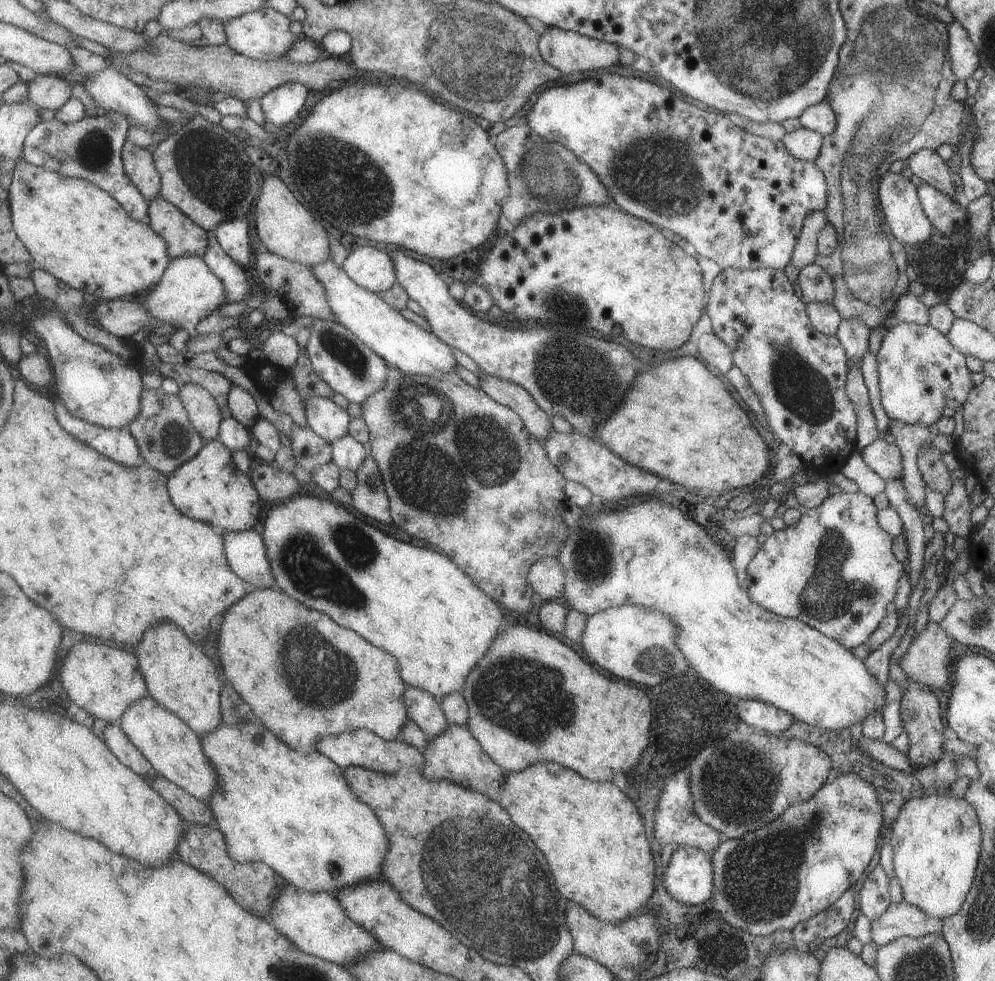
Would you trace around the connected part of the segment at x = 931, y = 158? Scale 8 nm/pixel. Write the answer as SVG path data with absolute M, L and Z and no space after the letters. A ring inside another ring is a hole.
M917 150L905 162L911 174L917 176L921 182L927 183L935 190L943 192L945 196L953 198L955 185L950 178L952 172L935 150Z

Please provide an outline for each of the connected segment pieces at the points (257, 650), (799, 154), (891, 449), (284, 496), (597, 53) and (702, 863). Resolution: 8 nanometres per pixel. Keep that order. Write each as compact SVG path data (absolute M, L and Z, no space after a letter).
M280 588L250 589L245 598L241 598L231 608L224 613L225 622L221 626L221 656L219 660L223 670L225 670L225 678L228 679L235 687L235 690L243 697L246 703L253 706L255 714L263 720L263 724L274 732L285 744L293 746L299 751L311 751L325 736L339 736L343 732L355 732L361 729L369 729L375 731L381 738L391 741L401 737L402 728L408 720L408 708L405 706L404 694L407 690L407 683L401 678L400 664L393 653L387 652L385 648L379 648L375 644L371 644L364 636L353 630L347 630L343 626L339 626L332 616L317 609L309 608L309 605L303 604L301 601L289 596Z
M801 126L791 132L785 132L780 141L793 158L813 161L821 148L822 138L821 134Z
M888 437L876 438L860 451L863 462L881 480L887 482L891 478L902 476L901 455L899 449Z
M267 462L255 466L249 476L254 479L263 501L285 503L303 493L302 482L293 474Z
M541 27L541 35L541 54L563 74L584 73L618 63L616 44L557 27Z
M678 846L664 871L663 888L677 902L701 904L711 897L713 867L710 853Z

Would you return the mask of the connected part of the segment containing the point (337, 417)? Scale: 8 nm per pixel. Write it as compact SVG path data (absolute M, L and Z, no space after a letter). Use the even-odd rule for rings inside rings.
M313 396L305 403L308 423L331 444L349 432L352 417L346 408L325 396Z

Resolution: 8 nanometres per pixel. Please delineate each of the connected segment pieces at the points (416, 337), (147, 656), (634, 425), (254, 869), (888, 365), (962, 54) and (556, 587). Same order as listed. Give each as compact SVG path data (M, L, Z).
M332 258L323 264L317 264L312 269L321 284L325 285L331 308L337 315L337 321L357 334L390 366L403 370L407 375L435 376L439 372L455 372L457 370L457 358L455 358L455 352L450 344L441 340L441 337L433 331L429 332L415 322L407 320L388 301L379 298L375 292L371 292L368 288L357 284L357 281L349 276L345 268L335 266Z
M159 624L145 634L136 652L150 695L181 717L202 738L224 724L221 713L223 682L215 662L175 624Z
M680 356L674 359L664 360L663 362L655 361L651 365L647 365L647 367L642 367L641 370L645 370L645 372L641 376L637 376L637 380L633 380L633 388L627 392L627 406L621 404L617 412L609 414L607 418L601 420L601 423L596 424L595 431L597 440L600 443L634 467L645 469L647 472L659 476L659 478L669 480L669 482L675 482L677 480L679 486L685 484L684 492L688 491L687 486L689 486L689 488L696 490L695 493L710 497L729 492L729 490L735 490L735 488L745 488L745 486L755 485L755 482L763 474L766 474L767 468L772 463L772 447L761 439L761 436L759 436L755 428L751 425L751 422L749 422L749 416L745 414L745 410L731 397L722 382L707 370L701 360L697 360L692 356Z
M188 824L185 836L177 846L179 856L209 876L213 876L219 884L223 884L243 908L268 919L273 912L273 904L281 896L285 883L280 875L266 862L241 862L233 860L228 853L228 844L225 842L224 832L219 827L205 826L203 824Z
M899 322L889 328L883 336L877 353L878 385L881 394L881 406L891 420L903 424L921 424L929 427L941 417L943 408L957 408L965 402L967 392L973 386L971 373L965 366L965 355L951 346L944 334L931 325Z
M953 20L947 25L950 67L956 80L969 78L978 67L979 59L965 28Z
M541 558L529 570L528 579L544 601L565 597L565 568L558 558Z

